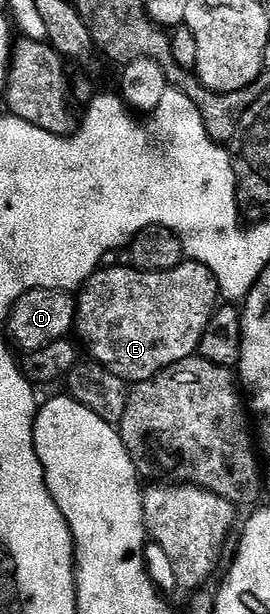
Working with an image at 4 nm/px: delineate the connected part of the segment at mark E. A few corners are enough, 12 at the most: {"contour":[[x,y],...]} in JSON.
{"contour":[[129,264],[76,295],[88,357],[130,384],[194,357],[219,305],[203,264]]}

